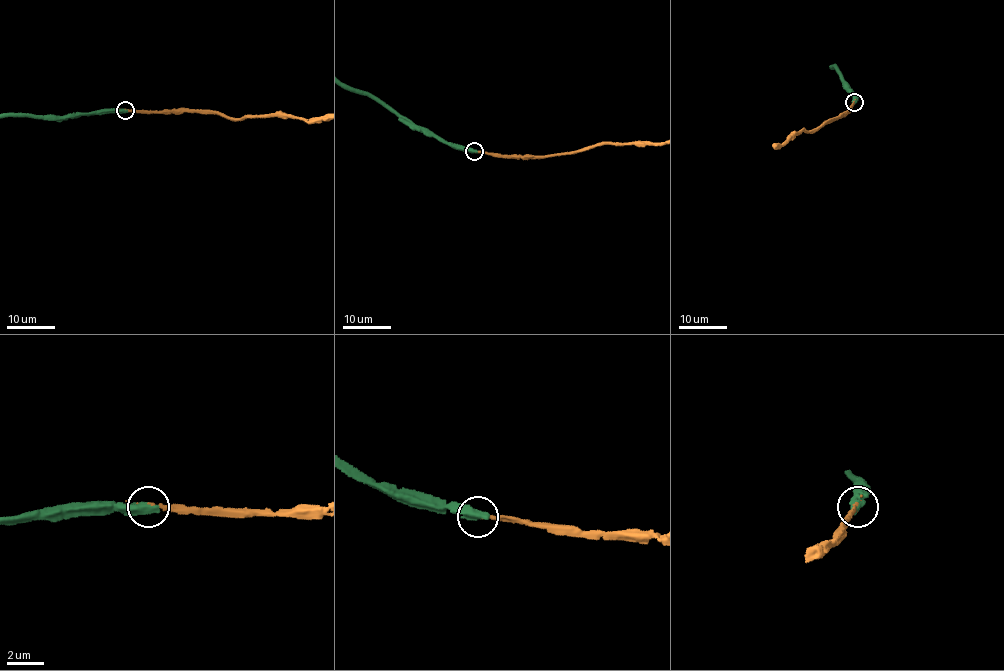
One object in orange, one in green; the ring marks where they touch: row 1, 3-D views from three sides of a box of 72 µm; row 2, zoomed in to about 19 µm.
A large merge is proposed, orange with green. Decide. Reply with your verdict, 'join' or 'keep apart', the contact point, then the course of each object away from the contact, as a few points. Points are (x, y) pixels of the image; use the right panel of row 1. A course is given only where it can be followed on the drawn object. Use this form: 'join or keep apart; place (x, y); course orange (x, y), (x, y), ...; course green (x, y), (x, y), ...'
join; place (854, 102)

